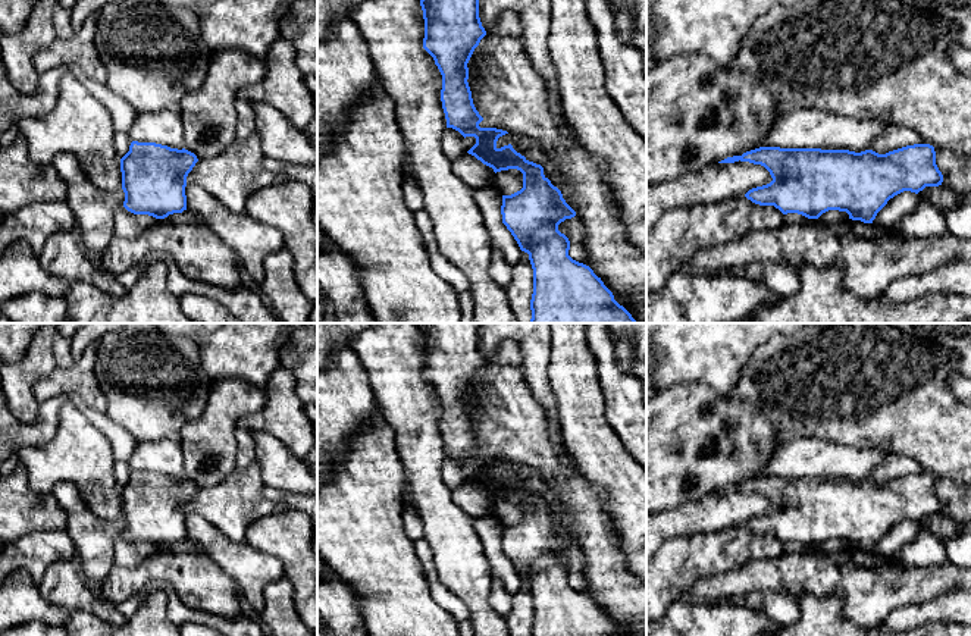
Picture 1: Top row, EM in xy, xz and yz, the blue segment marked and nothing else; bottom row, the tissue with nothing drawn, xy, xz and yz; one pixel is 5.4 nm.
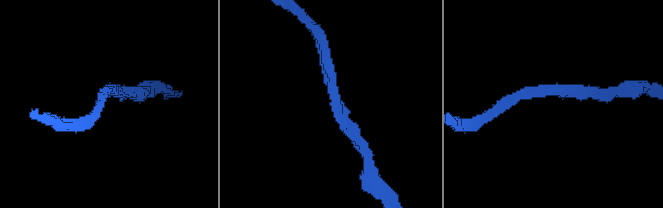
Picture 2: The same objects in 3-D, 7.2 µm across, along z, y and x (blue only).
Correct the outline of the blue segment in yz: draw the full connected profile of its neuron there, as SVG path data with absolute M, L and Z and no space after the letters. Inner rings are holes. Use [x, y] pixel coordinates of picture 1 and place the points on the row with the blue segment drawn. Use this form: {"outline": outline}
{"outline": "M930 144L906 145L886 154L873 150L780 148L759 147L742 156L727 157L718 163L749 162L764 166L773 181L749 189L745 197L759 206L774 206L783 214L798 213L818 219L829 210L846 212L849 219L873 223L877 213L895 195L911 191L918 194L925 187L939 187L943 175L936 165L936 151Z"}

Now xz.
{"outline": "M420 0L425 19L423 48L433 57L442 75L441 101L447 128L458 131L464 138L474 137L476 144L467 151L494 172L517 169L523 173L523 188L502 195L502 223L511 232L521 251L529 254L533 269L533 294L530 300L530 323L638 323L620 306L613 292L593 270L568 256L570 241L558 231L558 225L576 216L561 191L544 175L544 167L529 162L511 144L497 147L499 137L508 134L497 128L480 128L483 118L473 104L469 87L467 63L486 35L479 18L479 0Z"}

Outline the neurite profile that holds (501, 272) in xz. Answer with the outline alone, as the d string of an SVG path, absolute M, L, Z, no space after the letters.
M492 251L492 266L489 269L489 275L498 286L505 289L511 282L513 266L508 264L498 251Z

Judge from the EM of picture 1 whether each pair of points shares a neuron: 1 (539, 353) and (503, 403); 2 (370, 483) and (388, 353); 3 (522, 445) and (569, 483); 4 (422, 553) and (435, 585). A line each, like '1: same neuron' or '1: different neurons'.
1: different neurons
2: different neurons
3: same neuron
4: same neuron

